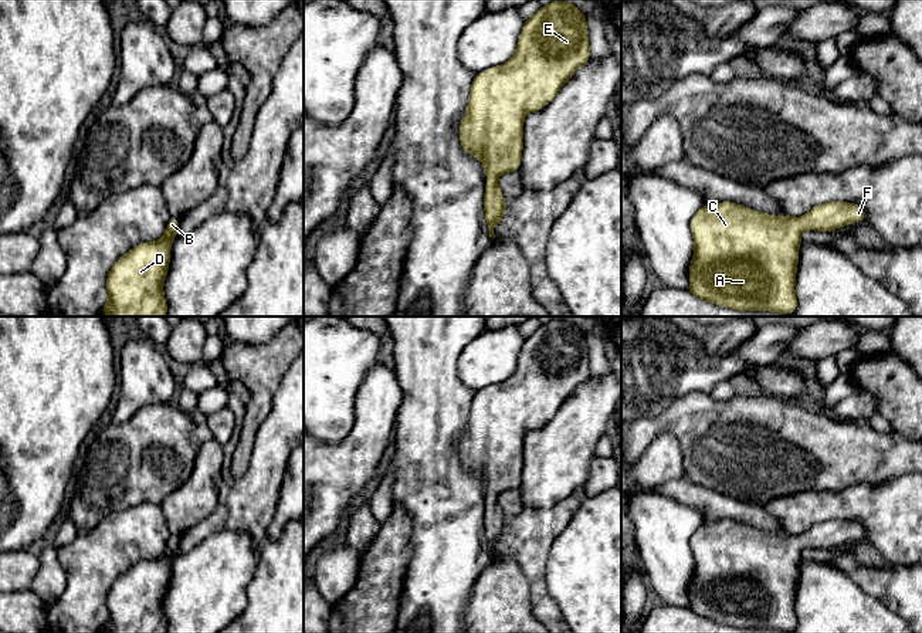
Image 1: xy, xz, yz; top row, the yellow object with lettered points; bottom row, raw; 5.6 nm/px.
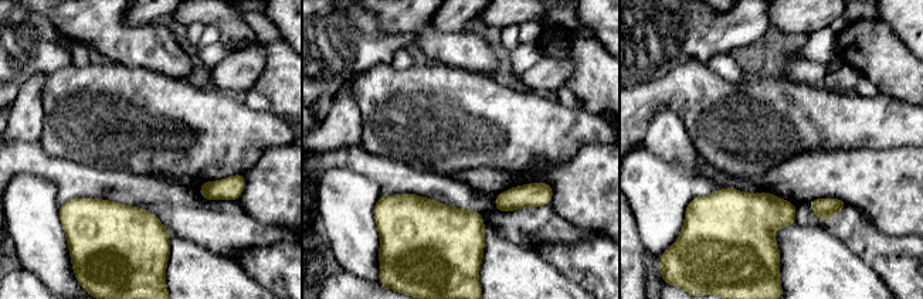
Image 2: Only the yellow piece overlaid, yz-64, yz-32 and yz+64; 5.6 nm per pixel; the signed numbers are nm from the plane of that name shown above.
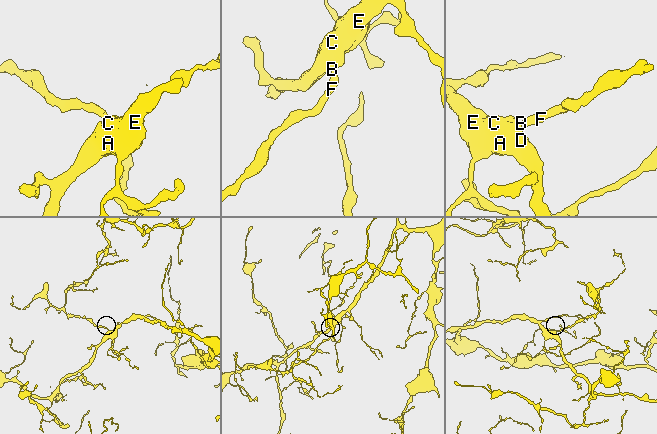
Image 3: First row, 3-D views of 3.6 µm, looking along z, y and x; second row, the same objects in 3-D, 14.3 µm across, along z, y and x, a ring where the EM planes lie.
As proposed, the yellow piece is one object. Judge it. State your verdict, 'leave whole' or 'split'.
leave whole

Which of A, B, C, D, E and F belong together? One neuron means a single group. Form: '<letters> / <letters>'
A B C D E F

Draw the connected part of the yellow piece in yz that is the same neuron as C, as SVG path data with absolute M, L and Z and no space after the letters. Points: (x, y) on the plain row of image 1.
M830 519L813 525L801 536L765 532L736 521L704 522L691 538L695 571L689 585L694 615L736 629L774 629L792 633L799 563L804 546L828 549L865 536L860 522Z

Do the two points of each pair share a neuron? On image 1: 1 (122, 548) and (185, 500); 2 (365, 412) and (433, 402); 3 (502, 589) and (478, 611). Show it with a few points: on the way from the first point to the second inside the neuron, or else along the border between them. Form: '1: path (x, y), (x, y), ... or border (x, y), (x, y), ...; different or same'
1: border (159, 505), (166, 528), (172, 535); different
2: border (396, 373), (402, 391), (402, 405), (393, 430); different
3: path (497, 595), (484, 608); same

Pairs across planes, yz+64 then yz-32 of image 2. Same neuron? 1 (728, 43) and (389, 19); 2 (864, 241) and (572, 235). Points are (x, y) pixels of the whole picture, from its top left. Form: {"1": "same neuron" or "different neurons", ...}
{"1": "different neurons", "2": "different neurons"}

